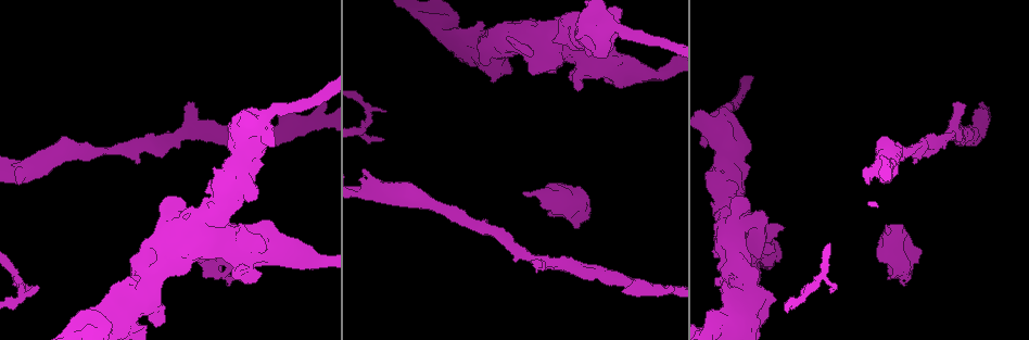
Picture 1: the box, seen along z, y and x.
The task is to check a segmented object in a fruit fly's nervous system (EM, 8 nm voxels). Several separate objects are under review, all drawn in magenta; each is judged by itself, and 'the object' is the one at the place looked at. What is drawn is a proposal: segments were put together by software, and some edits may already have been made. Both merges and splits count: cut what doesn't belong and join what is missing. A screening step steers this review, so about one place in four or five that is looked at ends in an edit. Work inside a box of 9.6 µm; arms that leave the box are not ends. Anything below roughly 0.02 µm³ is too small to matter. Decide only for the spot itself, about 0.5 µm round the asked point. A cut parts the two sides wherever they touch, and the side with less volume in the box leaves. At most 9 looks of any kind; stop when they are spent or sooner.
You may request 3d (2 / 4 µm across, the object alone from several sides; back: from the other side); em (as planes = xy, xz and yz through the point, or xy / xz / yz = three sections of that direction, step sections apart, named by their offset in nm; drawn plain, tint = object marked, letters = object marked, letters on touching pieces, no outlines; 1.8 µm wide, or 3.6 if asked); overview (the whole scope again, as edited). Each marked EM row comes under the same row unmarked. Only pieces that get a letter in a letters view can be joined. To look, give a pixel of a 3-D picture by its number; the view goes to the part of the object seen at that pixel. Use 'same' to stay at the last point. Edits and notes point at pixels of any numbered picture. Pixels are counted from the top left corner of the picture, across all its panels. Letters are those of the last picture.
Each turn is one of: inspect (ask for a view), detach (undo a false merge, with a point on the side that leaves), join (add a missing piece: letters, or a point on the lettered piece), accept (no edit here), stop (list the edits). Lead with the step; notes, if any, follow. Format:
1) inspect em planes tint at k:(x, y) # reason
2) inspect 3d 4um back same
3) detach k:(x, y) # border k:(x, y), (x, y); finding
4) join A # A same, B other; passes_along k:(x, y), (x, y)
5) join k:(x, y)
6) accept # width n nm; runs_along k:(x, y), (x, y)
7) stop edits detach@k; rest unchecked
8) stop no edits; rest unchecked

inspect 3d 4um at 1:(546, 47) # calibre changes

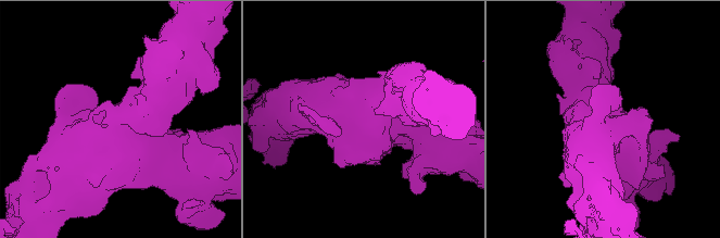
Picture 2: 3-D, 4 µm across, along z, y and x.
inspect em planes letters at 2:(363, 121) # now the EM

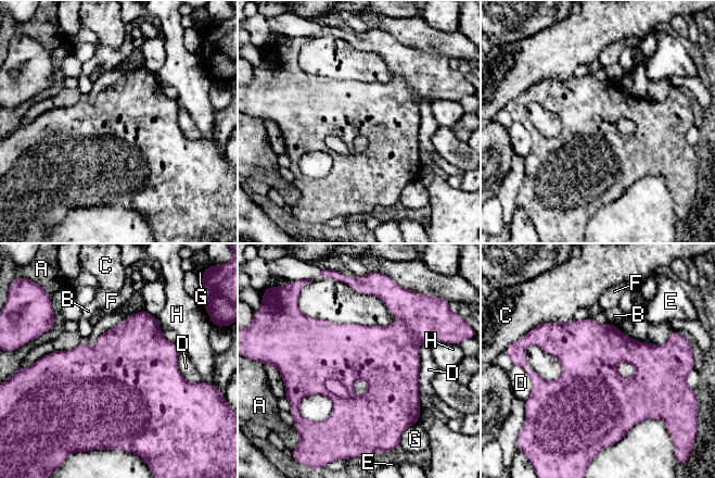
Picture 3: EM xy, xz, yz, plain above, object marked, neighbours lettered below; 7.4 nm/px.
accept # longest_contact D 500 nm; A other, B other, C other, D other, E other, F other, G other, H other; border 3:(605, 322), (617, 327); all the same cell

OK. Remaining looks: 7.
inspect 3d 4um at 1:(751, 320) # thick turns thin

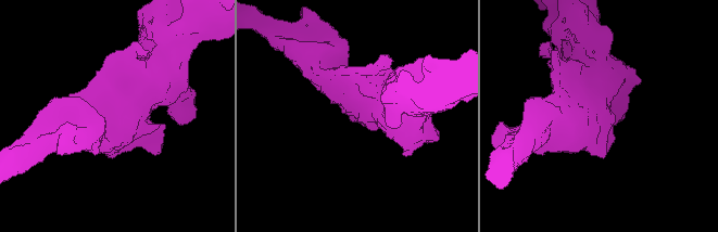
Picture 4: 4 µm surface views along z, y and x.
inspect em 3.6um xy step 4 tint at 4:(599, 115)

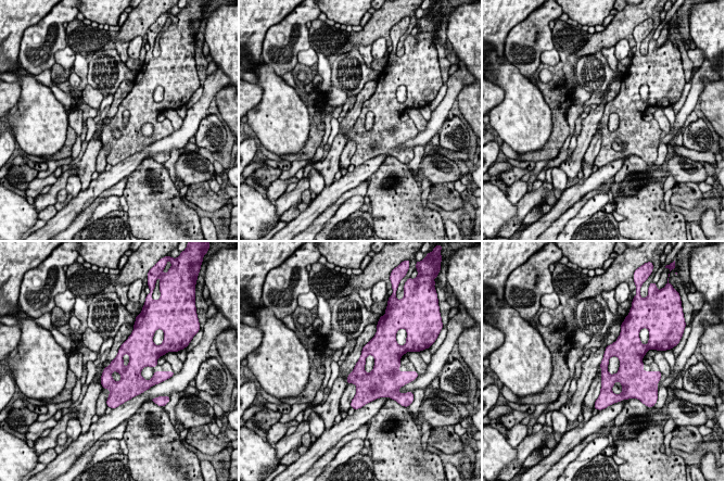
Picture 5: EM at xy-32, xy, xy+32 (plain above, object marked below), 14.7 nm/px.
inspect em 3.6um yz step 4 letters same

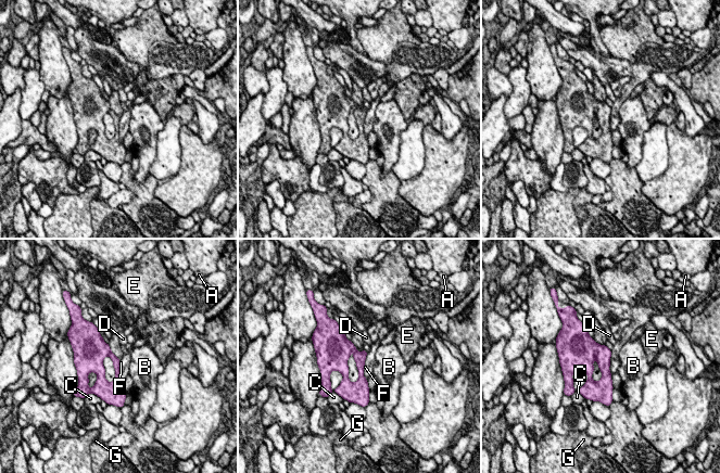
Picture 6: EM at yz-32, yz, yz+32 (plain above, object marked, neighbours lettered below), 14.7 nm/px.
accept # A other, B other, C other, D other, E other, F other, G other; border 6:(121, 359), (120, 383), (122, 385); all the same cell

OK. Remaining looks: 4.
inspect 3d 4um at 1:(259, 137) # calibre changes

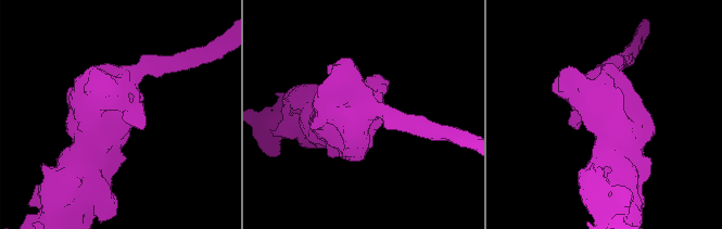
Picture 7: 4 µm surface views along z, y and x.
inspect em 3.6um planes letters at 7:(122, 111)

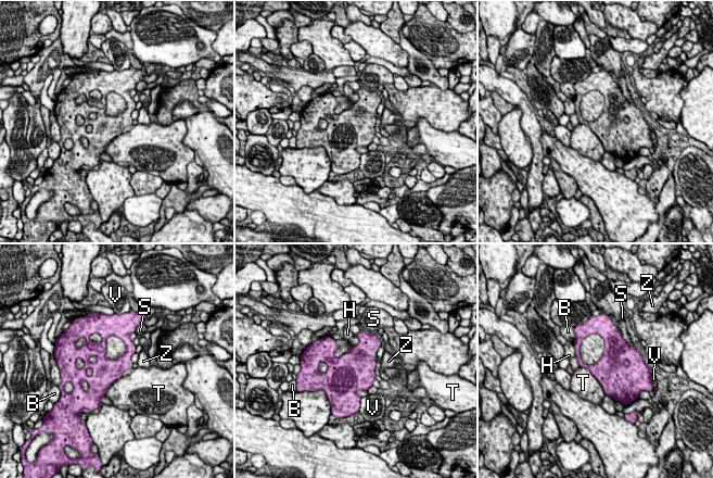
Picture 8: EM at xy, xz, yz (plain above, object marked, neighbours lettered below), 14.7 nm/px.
accept # longest_contact T 380 nm; B other, H other, S other, T other, V other, Z other; one cell here

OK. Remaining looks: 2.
inspect em yz step 4 tint at 1:(916, 161) # free end

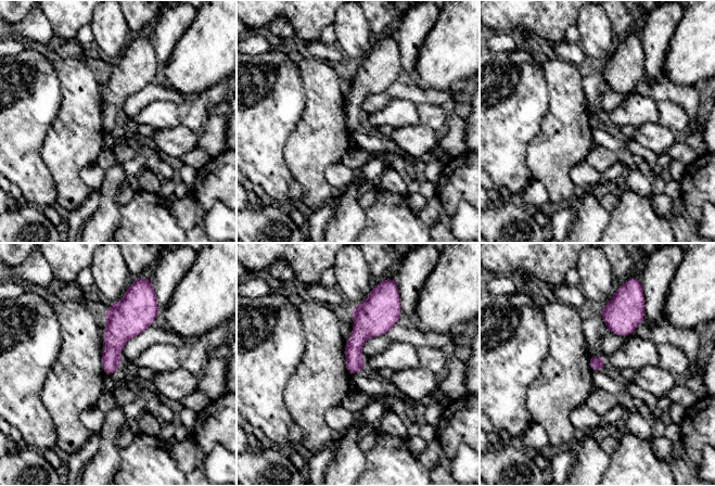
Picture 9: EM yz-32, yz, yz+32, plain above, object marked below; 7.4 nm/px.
inspect em planes letters same

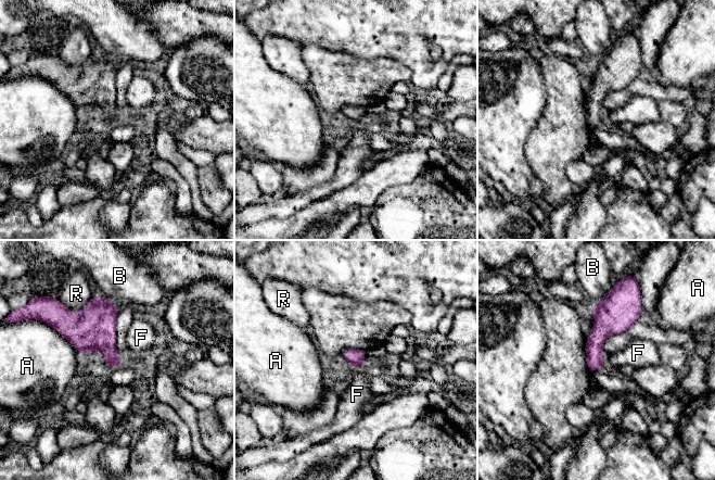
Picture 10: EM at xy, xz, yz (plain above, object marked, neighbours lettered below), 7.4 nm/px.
accept # A other, B other, F other, R other; border 10:(603, 355), (605, 363); none of them fits

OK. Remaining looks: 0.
stop no edits; rest unchecked

